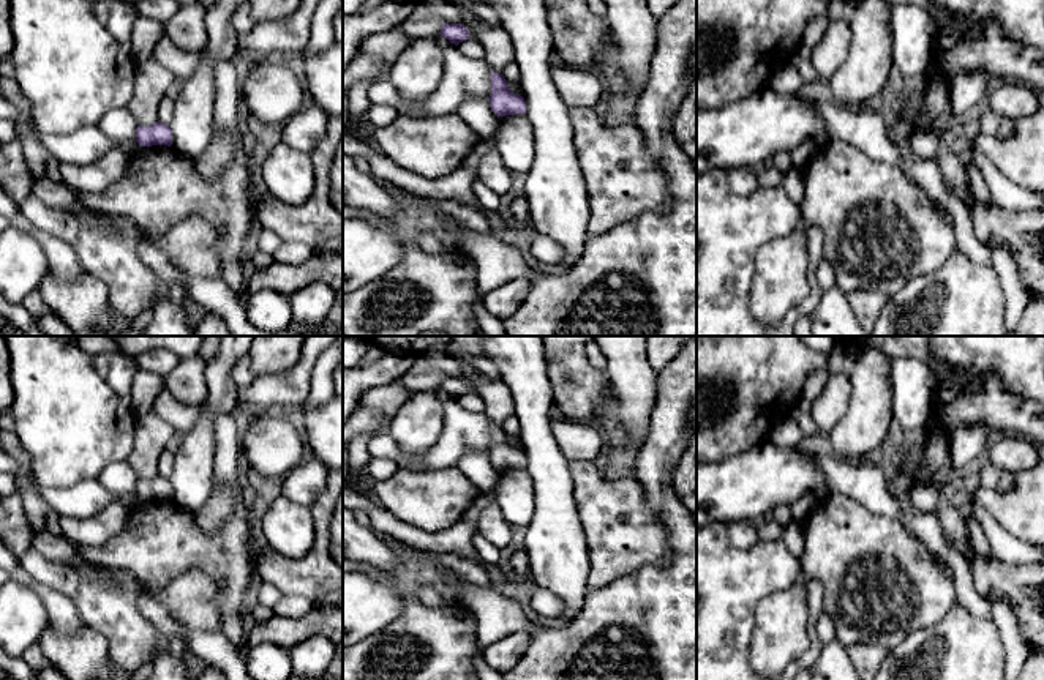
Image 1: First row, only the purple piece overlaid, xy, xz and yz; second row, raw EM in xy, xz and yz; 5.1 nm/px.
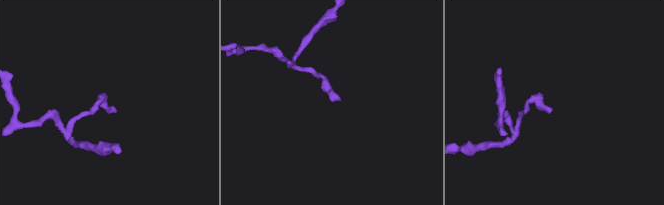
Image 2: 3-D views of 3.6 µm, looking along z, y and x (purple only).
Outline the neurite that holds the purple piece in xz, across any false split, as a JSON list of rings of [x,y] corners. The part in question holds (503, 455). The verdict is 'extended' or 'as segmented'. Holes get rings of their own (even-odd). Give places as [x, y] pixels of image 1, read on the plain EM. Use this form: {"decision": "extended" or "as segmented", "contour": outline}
{"decision": "as segmented", "contour": [[[491,426],[491,446],[488,451],[491,464],[498,470],[526,467],[526,454],[523,450],[513,446],[507,434],[499,426]]]}

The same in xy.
{"decision": "as segmented", "contour": [[[160,473],[150,480],[139,478],[136,483],[136,494],[141,500],[152,499],[172,499],[172,484],[167,478]]]}

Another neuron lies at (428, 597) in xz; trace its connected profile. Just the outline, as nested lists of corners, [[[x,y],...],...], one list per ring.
[[[417,587],[419,601],[430,609],[444,609],[447,606],[445,598],[433,587]]]

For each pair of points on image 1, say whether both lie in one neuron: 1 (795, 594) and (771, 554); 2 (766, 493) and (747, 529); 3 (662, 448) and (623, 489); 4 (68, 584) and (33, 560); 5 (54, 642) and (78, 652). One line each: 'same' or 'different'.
1: different
2: different
3: different
4: same
5: same

